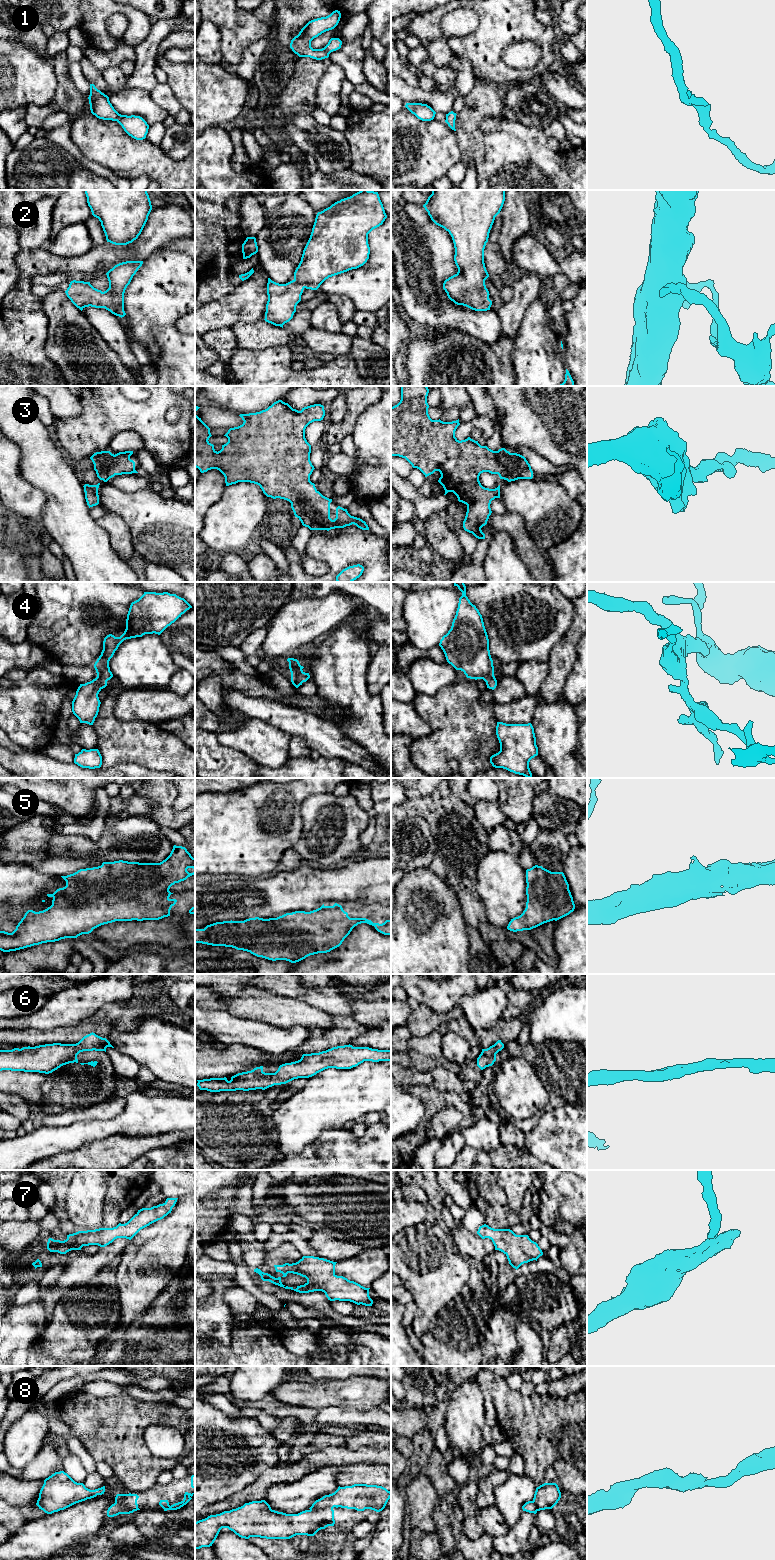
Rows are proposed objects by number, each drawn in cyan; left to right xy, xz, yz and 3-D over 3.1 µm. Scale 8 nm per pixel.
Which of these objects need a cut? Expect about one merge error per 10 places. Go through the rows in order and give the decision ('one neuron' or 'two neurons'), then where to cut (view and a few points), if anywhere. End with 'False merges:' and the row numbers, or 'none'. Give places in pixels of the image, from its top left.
1: one neuron | no cut
2: one neuron | no cut
3: one neuron | no cut
4: one neuron | no cut
5: one neuron | no cut
6: one neuron | no cut
7: one neuron | no cut
8: one neuron | no cut
False merges: none

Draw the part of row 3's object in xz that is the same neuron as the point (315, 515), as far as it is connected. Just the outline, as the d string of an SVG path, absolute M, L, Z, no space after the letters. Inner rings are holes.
M278 400L265 410L239 416L244 421L243 424L228 430L224 435L228 442L217 452L208 441L212 436L210 428L195 414L195 467L201 473L211 469L219 470L225 477L226 486L238 482L259 485L267 497L289 501L295 517L310 530L329 531L352 524L362 530L369 530L365 521L351 516L347 509L340 506L336 508L336 518L332 520L332 499L323 496L310 481L315 468L310 461L311 445L305 438L305 429L310 423L323 420L323 405L314 404L298 411L288 403Z

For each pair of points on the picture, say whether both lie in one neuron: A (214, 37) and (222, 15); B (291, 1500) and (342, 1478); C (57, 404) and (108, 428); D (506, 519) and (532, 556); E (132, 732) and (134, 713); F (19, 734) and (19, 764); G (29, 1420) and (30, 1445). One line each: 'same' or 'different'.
A: different
B: different
C: different
D: same
E: different
F: different
G: same

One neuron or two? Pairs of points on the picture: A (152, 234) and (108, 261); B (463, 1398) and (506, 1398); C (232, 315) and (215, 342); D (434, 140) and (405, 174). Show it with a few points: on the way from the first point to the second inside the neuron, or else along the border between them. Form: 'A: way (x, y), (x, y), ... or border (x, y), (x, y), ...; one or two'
A: way (141, 245), (135, 251), (119, 253); one
B: border (475, 1379), (480, 1390), (485, 1395); two
C: border (230, 326), (213, 328), (205, 334); two
D: way (426, 148), (410, 166); one

